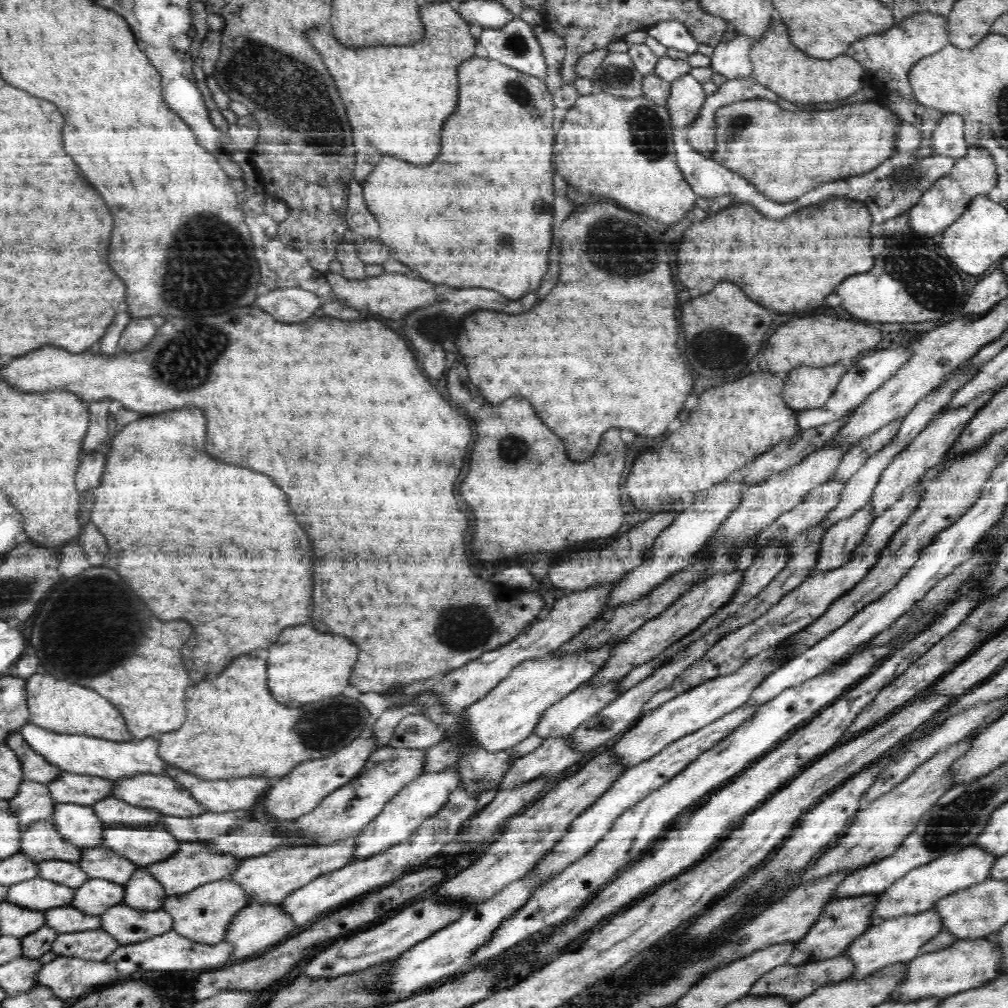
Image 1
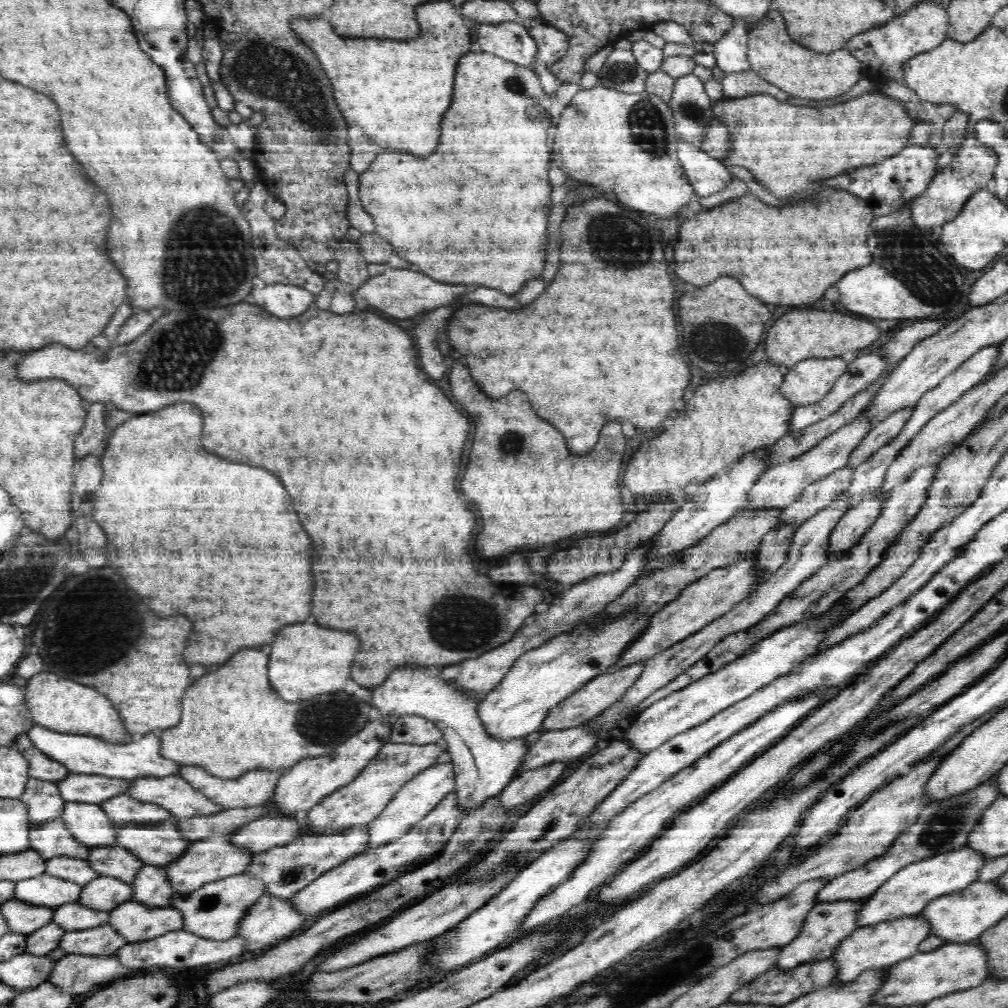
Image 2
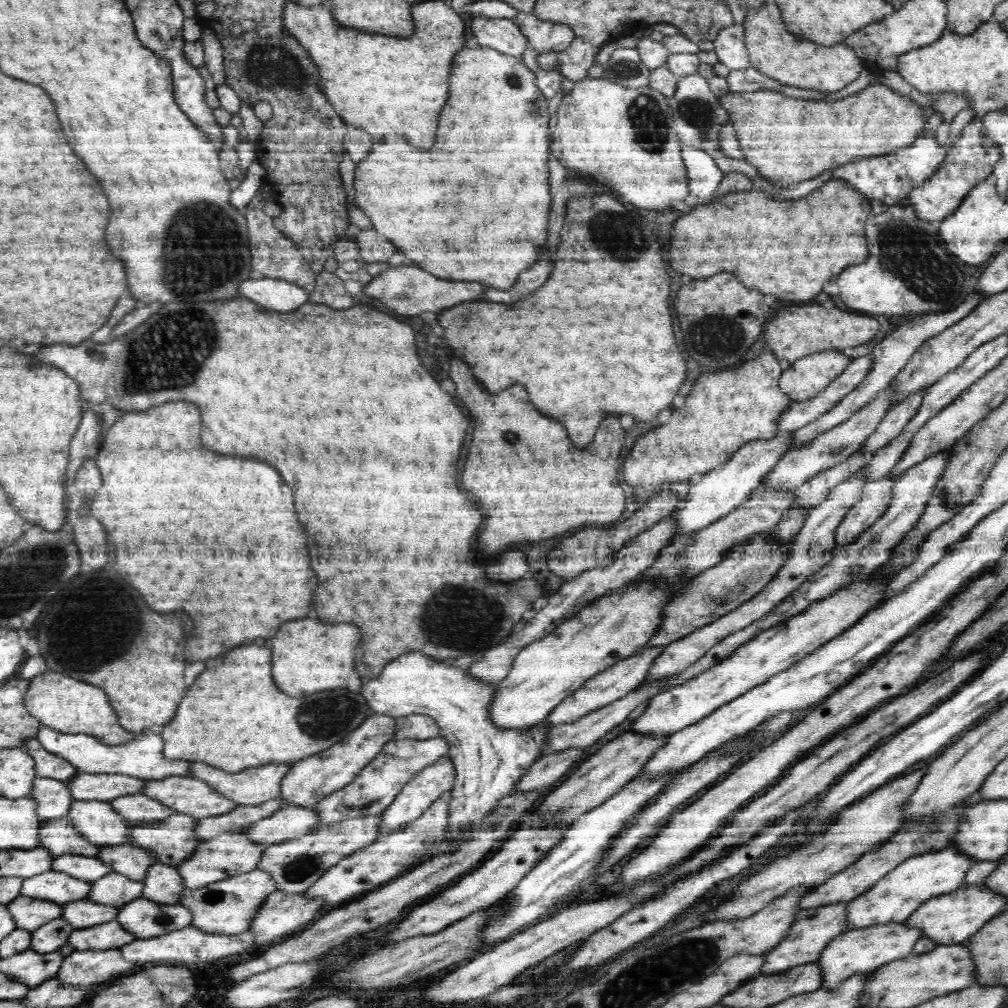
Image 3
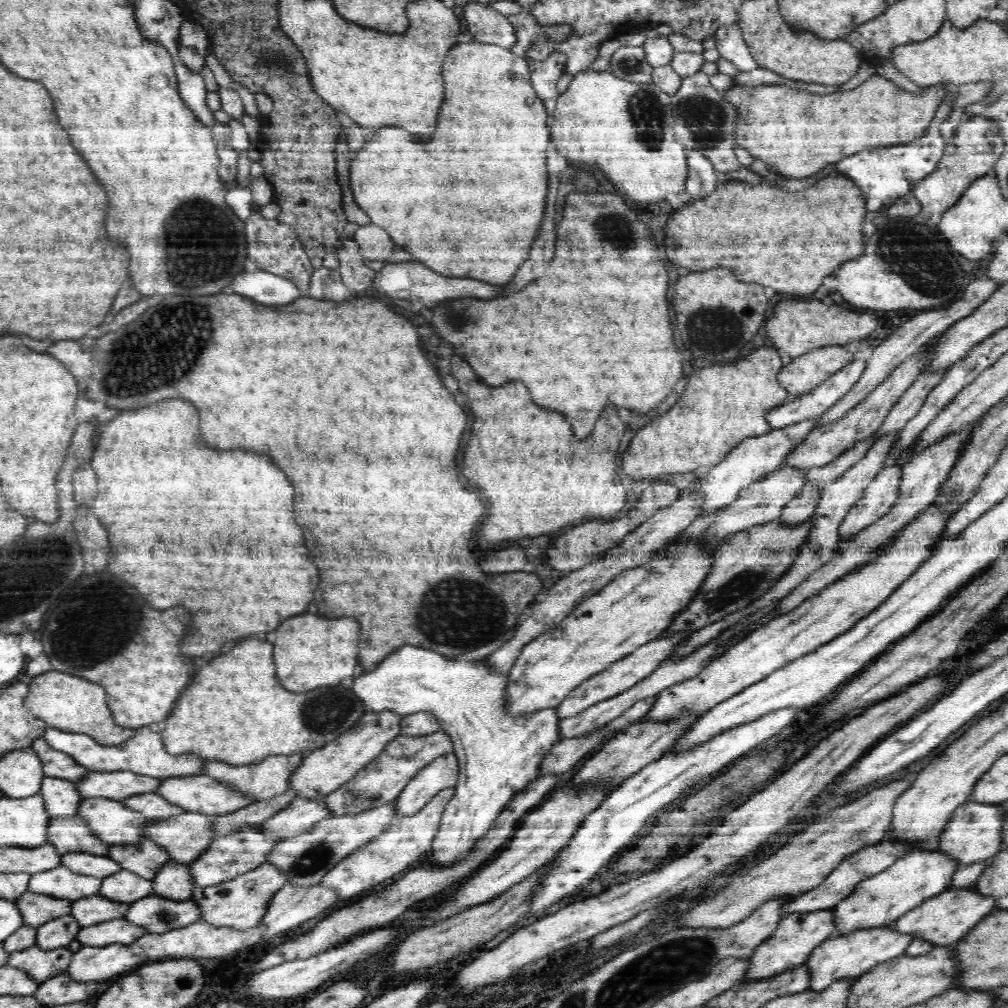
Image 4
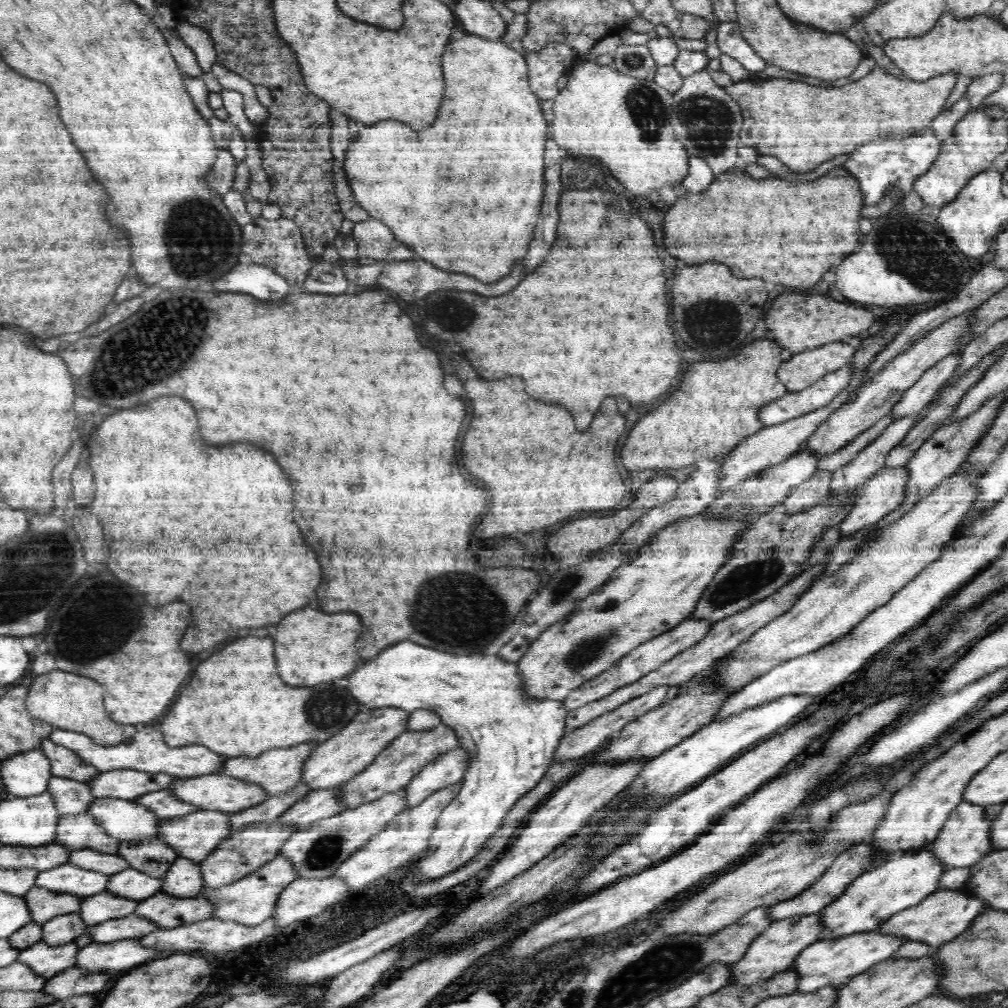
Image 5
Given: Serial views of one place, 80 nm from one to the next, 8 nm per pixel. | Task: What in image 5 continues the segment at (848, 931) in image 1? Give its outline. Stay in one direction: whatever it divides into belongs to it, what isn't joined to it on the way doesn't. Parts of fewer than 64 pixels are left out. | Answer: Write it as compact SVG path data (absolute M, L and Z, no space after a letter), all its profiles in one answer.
M818 913L811 915L796 915L787 919L774 920L764 932L751 941L742 960L738 960L730 970L730 984L755 985L761 980L768 980L775 974L788 971L794 964L794 958L802 948L814 944L823 938L822 923L819 922Z

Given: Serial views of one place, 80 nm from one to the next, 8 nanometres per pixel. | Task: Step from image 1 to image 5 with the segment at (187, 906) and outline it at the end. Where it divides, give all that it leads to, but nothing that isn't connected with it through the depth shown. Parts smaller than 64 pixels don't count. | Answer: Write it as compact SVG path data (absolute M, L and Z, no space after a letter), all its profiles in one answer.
M278 855L269 863L263 864L256 872L251 873L250 876L239 879L226 887L216 889L205 887L199 892L201 896L205 896L207 900L212 900L213 904L216 904L216 910L214 910L212 918L234 920L238 924L250 926L262 924L264 920L271 918L276 911L277 900L280 899L281 892L298 879L292 860L281 855Z

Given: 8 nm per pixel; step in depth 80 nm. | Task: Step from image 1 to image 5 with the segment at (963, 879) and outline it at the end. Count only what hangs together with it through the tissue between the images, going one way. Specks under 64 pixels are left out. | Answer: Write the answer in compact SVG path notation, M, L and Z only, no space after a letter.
M929 848L891 856L878 868L862 873L862 876L852 881L842 892L842 896L838 896L818 912L823 936L842 938L856 933L878 931L883 921L894 916L894 913L910 908L924 900L926 896L938 891L940 889L938 885L946 869L938 859L934 858L934 853Z

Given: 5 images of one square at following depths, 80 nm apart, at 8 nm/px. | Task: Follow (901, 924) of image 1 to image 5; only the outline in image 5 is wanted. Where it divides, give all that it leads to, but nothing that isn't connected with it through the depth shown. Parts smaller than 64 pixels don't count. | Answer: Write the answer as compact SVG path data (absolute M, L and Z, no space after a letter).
M874 931L856 933L842 938L823 938L807 945L806 948L802 948L802 952L798 952L798 956L794 958L794 964L789 969L798 975L798 988L795 992L814 992L822 987L842 986L870 966L892 959L903 942L904 939L896 935Z

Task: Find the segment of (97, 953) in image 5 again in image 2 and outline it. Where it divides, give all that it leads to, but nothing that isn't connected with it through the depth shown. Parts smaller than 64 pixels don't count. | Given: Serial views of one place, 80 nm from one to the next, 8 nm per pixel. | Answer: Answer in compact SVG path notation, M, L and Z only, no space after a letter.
M66 954L54 963L45 982L57 986L60 992L79 995L92 990L94 984L121 980L127 972L128 969L120 964L115 955Z

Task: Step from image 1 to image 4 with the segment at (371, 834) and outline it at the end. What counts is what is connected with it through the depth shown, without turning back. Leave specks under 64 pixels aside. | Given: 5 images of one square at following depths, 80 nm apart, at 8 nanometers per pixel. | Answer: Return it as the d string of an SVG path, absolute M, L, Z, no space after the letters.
M454 753L440 756L422 768L396 797L398 810L395 818L410 817L418 813L431 797L445 788L454 787L460 774L460 760Z

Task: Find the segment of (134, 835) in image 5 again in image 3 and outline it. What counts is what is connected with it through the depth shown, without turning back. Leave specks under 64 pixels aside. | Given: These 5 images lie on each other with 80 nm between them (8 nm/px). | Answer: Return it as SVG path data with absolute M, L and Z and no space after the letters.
M74 800L67 816L86 840L100 847L123 845L132 839L134 825L114 810L110 801Z

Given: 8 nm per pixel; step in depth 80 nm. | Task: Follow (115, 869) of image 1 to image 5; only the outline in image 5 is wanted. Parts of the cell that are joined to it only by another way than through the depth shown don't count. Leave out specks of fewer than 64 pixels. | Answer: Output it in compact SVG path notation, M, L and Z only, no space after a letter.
M157 836L148 840L121 840L120 847L115 852L123 858L128 867L144 872L150 877L165 876L180 857L180 852L172 845L166 844Z

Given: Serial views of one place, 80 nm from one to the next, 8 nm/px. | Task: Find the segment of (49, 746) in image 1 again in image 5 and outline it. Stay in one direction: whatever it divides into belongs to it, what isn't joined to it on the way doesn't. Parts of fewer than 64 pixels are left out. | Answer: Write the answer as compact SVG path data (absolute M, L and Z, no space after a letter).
M147 725L140 726L138 730L140 732L136 732L127 742L110 746L95 744L90 737L82 733L72 732L70 729L55 728L50 734L49 740L54 745L64 746L64 748L72 750L80 756L84 763L91 764L101 772L128 768L139 772L169 773L172 777L186 779L222 773L226 768L228 758L210 752L204 746L196 744L196 746L184 746L184 748L168 748L169 745L165 744L161 731L156 732Z

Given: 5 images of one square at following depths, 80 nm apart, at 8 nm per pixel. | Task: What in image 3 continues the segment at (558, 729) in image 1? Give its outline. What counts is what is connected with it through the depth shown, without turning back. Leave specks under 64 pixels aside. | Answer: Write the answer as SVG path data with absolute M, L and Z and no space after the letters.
M652 646L648 650L632 654L587 680L578 690L575 690L568 698L565 698L558 706L554 707L554 710L548 716L549 724L558 725L576 722L578 718L582 718L582 716L606 706L606 704L610 704L610 702L614 702L618 698L624 698L630 690L634 690L646 678L649 666L664 647Z

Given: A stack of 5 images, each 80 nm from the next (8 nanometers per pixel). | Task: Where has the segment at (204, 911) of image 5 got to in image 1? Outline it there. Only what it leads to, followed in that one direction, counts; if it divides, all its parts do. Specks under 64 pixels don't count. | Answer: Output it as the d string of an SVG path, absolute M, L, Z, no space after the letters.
M128 904L110 907L101 914L101 929L121 945L139 943L171 930L173 917L165 909L130 908Z

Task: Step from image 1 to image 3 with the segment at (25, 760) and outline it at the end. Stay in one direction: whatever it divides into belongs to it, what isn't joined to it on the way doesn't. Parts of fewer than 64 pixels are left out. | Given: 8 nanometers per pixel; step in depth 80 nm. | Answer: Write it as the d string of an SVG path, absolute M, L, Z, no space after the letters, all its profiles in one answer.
M36 738L28 739L22 746L36 763L37 777L49 777L54 780L68 782L78 776L79 771L64 758L60 758L44 749Z

